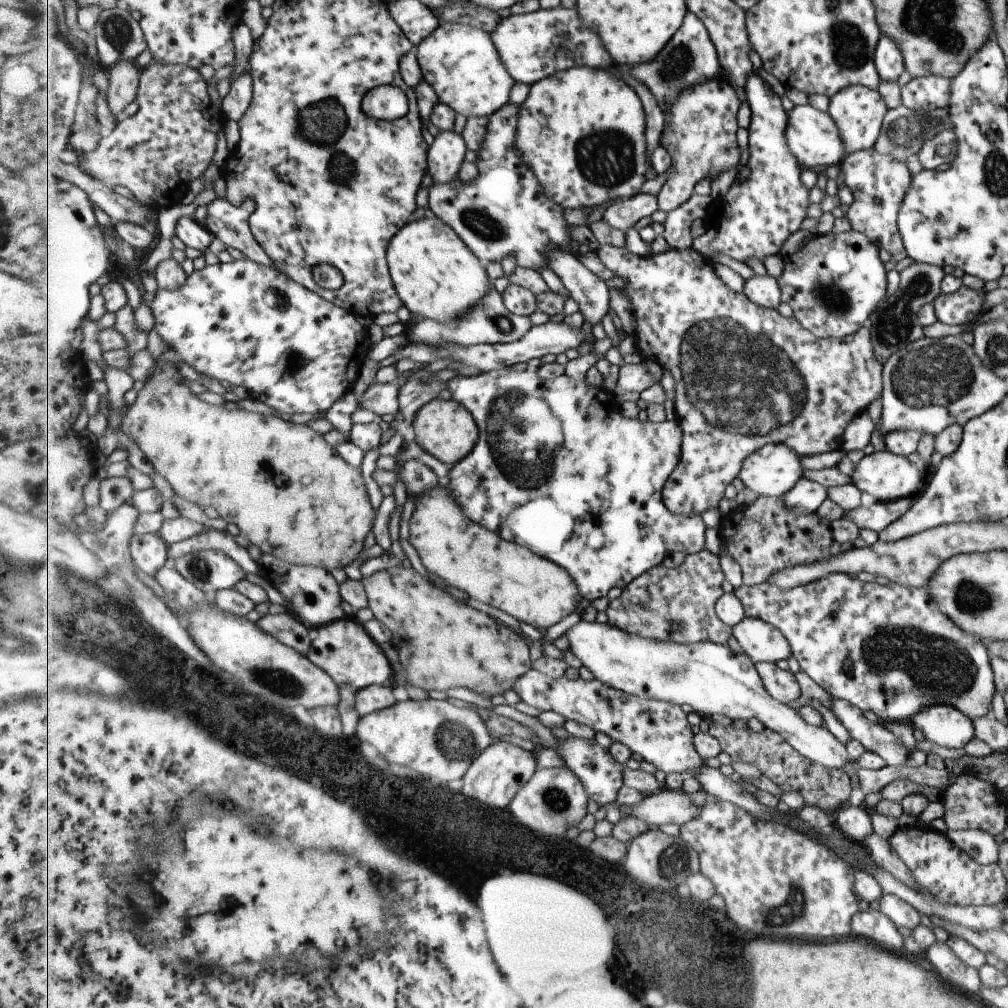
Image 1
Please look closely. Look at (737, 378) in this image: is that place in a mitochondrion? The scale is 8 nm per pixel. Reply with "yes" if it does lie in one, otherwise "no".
yes

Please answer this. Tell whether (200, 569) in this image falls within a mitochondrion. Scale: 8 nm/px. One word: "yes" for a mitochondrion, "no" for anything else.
yes

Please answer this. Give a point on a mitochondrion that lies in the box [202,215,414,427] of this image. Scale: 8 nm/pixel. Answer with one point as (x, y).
(293, 364)

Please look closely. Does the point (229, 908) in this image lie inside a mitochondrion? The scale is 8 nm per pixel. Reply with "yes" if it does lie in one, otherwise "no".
no

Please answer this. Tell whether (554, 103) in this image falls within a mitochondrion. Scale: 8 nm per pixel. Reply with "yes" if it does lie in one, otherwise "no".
no

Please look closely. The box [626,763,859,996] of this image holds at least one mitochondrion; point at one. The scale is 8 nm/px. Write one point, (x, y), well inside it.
(779, 918)

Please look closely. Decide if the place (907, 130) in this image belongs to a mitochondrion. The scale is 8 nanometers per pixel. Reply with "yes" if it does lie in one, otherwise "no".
yes

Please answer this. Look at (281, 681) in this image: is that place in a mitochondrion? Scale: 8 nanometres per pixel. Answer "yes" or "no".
yes

